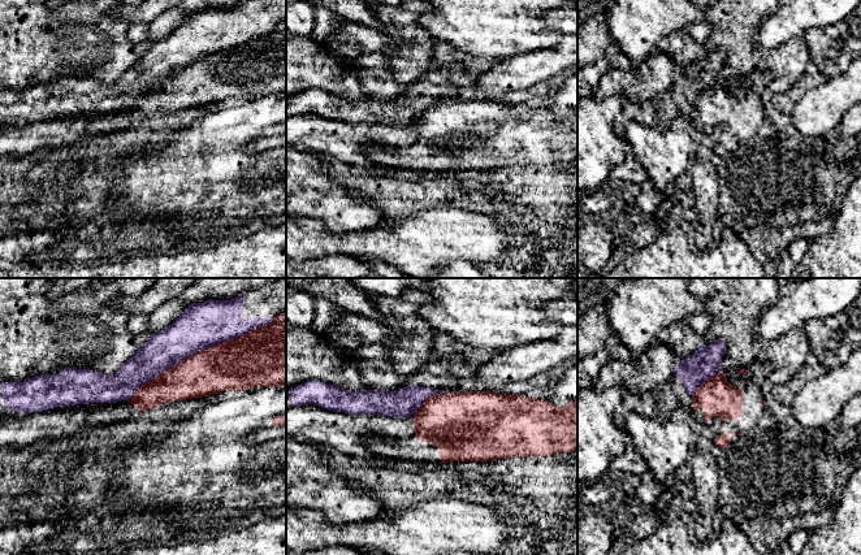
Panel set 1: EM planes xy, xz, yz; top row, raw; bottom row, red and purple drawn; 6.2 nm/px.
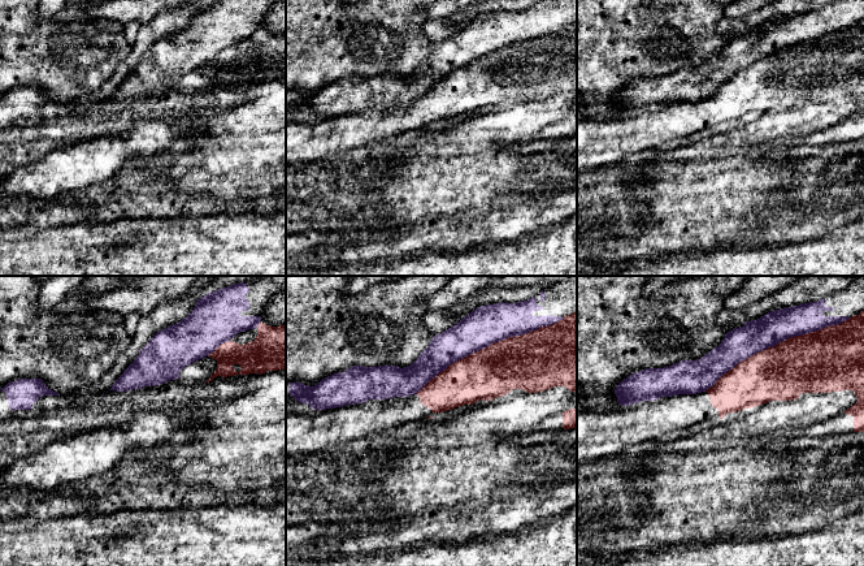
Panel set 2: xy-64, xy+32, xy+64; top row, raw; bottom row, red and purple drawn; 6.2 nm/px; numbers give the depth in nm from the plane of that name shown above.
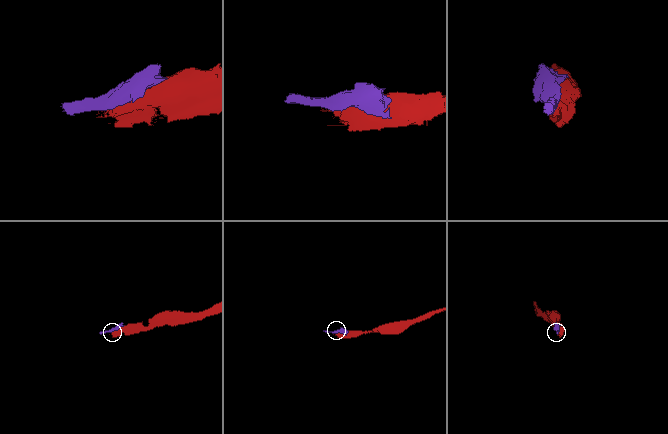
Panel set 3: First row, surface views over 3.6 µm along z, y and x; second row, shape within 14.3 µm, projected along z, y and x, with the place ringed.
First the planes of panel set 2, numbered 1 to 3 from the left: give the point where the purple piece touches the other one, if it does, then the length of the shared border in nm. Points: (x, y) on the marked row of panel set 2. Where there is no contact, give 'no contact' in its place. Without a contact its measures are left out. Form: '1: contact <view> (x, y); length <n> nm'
1: contact xy-64 (220, 345); length 170 nm
2: contact xy+32 (490, 345); length 1050 nm
3: contact xy+64 (777, 344); length 1000 nm

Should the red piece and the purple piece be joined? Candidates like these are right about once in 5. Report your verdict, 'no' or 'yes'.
no

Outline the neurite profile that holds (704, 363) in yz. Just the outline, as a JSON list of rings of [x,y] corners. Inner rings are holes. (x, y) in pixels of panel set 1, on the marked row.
[[[715,341],[709,346],[698,347],[678,364],[676,378],[684,385],[688,394],[693,396],[704,382],[721,372],[719,364],[724,352],[726,343]]]

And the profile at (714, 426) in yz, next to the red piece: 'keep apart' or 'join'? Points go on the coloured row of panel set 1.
keep apart

